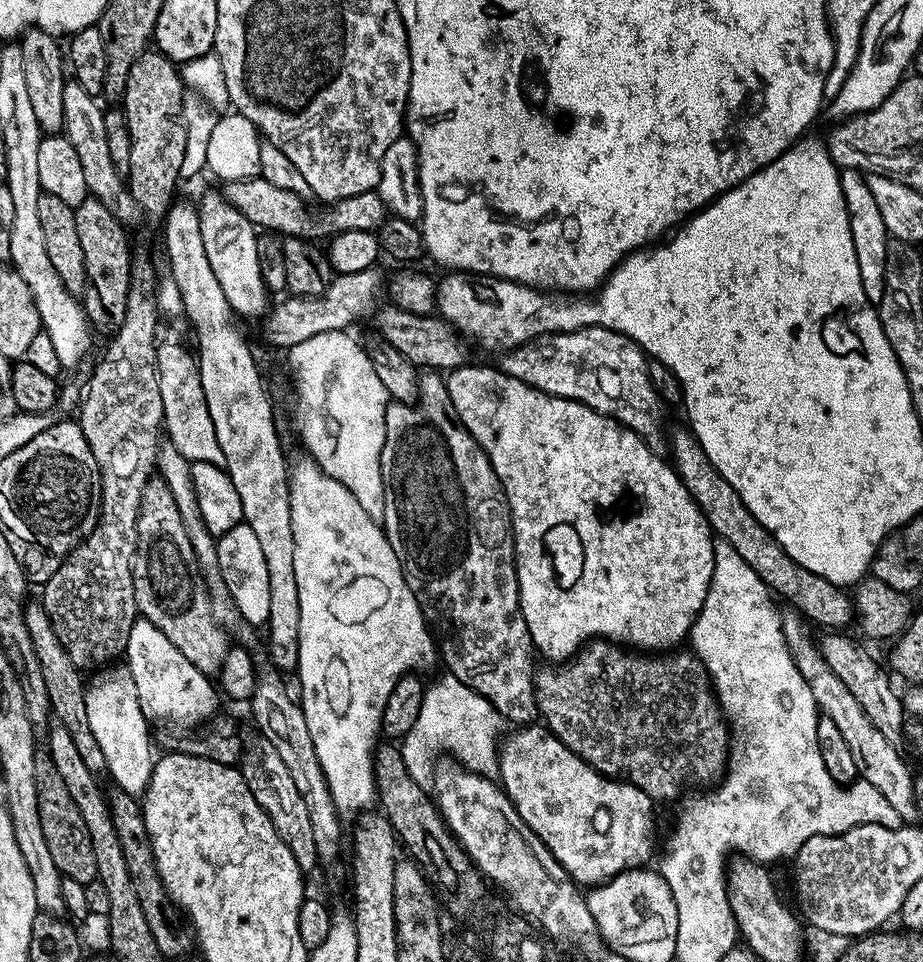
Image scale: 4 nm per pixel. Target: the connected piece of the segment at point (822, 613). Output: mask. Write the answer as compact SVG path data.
M684 430L673 434L670 460L680 481L684 483L686 490L708 519L709 528L719 539L721 536L724 539L721 541L727 547L734 549L753 572L757 572L763 578L777 597L780 595L792 600L793 606L801 612L797 613L813 625L816 623L824 628L840 628L843 624L853 623L854 607L849 593L835 588L824 577L827 575L804 568L797 560L790 558L788 551L773 538L772 533L758 523L754 514L750 514L750 510L744 505L734 486L730 486L726 478L722 478L722 474L712 465L710 458L704 453L691 431Z

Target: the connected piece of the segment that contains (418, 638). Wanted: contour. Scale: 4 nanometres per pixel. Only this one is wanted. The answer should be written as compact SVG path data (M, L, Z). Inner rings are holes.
M305 458L301 464L291 465L290 487L296 567L294 578L298 582L299 624L304 627L304 645L298 649L298 672L308 672L308 676L316 676L316 668L324 668L324 676L328 676L328 660L332 660L332 668L340 668L340 676L344 676L344 672L348 672L348 676L360 676L360 688L352 692L352 700L360 700L364 708L356 704L352 712L340 712L340 720L332 716L336 732L344 728L344 716L348 716L348 724L352 724L352 728L368 728L368 724L382 724L376 712L368 708L368 700L372 700L372 704L380 704L380 700L376 700L376 692L380 692L380 696L389 696L392 693L392 685L401 676L416 670L423 662L424 655L432 648L433 633L426 623L421 601L410 587L409 581L408 584L404 581L406 568L398 552L392 549L395 548L393 541L388 539L383 527L374 517L362 510L362 506L356 501L356 495L342 481L335 480L315 460ZM364 644L372 644L372 648L364 652ZM340 648L348 648L348 652L344 652L344 660L336 656Z

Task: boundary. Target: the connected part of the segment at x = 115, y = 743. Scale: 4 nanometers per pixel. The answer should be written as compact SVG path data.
M104 666L91 673L84 689L86 698L86 722L88 730L96 739L98 752L104 755L112 776L128 794L140 794L148 787L152 768L158 759L158 751L144 737L146 717L138 702L138 690L127 667Z

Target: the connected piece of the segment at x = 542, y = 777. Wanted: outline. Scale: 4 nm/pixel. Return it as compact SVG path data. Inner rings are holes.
M537 722L523 725L513 729L504 739L500 746L498 754L498 763L500 762L500 784L504 792L511 801L515 815L518 814L523 822L536 833L543 844L551 851L554 857L563 864L565 869L570 870L573 879L580 883L584 882L587 886L596 883L604 883L611 880L618 873L628 870L636 870L641 867L640 862L644 861L650 854L650 842L646 839L648 833L654 826L654 803L644 790L638 786L601 775L579 755L575 754L567 744L557 739L555 735L549 732L548 728ZM590 791L590 806L583 806L584 796ZM608 811L630 812L620 836L614 836L610 840L610 849L595 856L594 864L587 862L588 851L596 840L591 835L592 830L588 824L592 817L593 826L600 832L607 830L606 823L610 820Z

